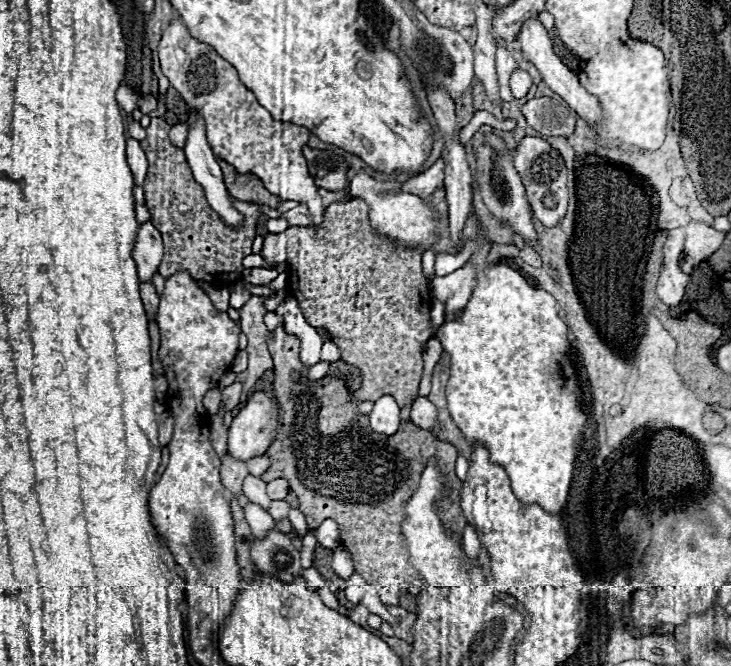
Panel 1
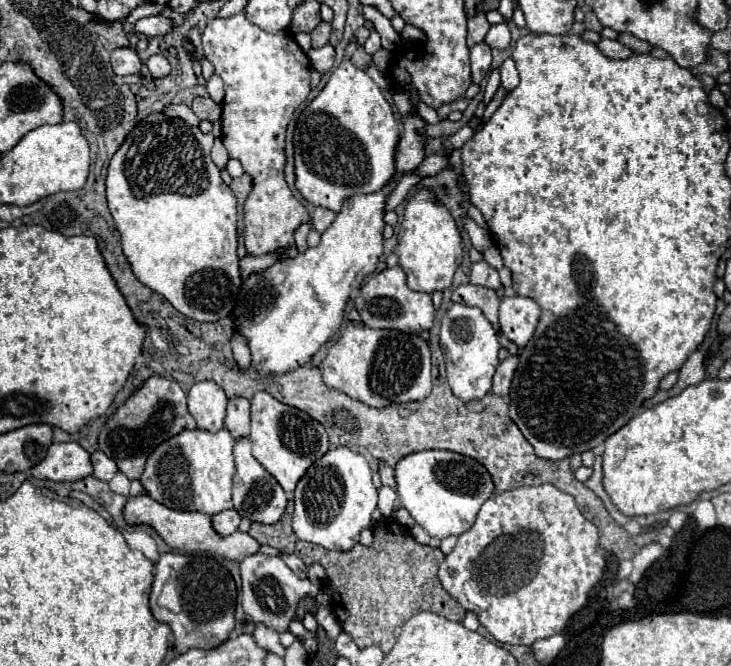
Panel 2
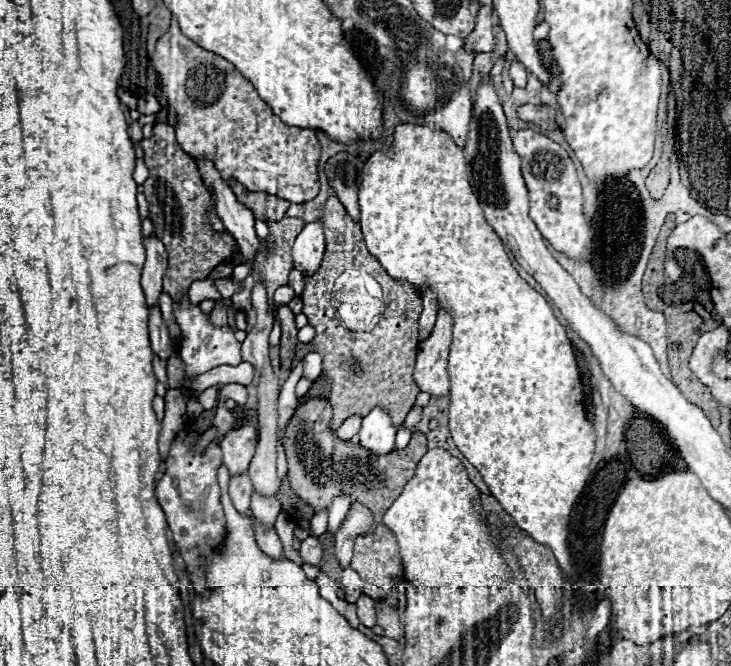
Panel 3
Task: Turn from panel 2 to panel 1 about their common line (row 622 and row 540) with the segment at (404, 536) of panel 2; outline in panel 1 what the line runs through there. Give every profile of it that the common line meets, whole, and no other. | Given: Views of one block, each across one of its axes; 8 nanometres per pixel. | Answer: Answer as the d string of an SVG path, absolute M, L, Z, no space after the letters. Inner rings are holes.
M282 324L274 330L268 348L274 358L272 392L280 410L280 428L268 448L272 466L262 474L262 480L286 478L290 490L296 492L300 500L300 510L310 528L320 526L326 518L340 524L340 542L350 550L356 574L374 586L384 604L398 606L402 594L420 594L424 582L420 582L420 574L416 574L408 562L404 534L400 534L404 502L412 496L412 490L416 490L420 474L432 456L444 466L450 490L462 486L454 474L456 448L412 422L400 428L392 438L374 434L368 426L368 416L358 414L358 402L352 400L342 378L326 376L316 382L306 380L308 368L304 368L298 358L300 340L288 334Z

